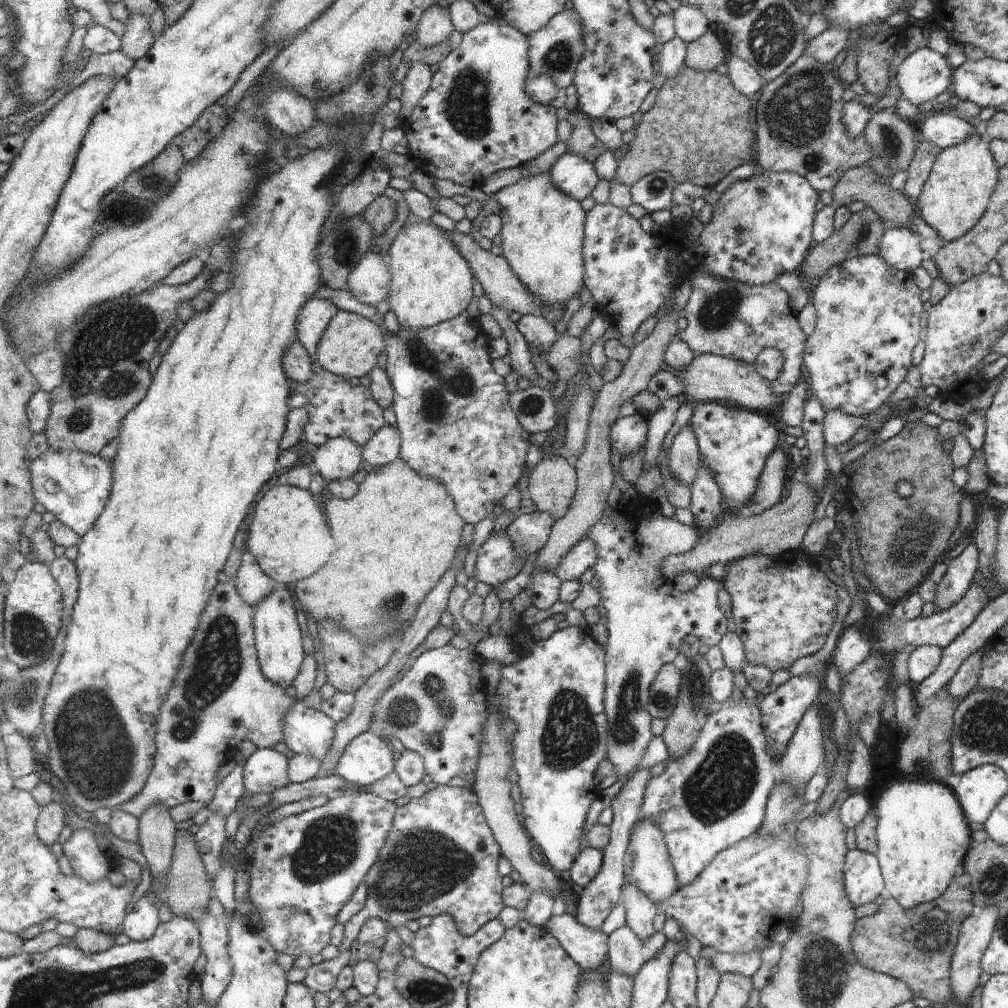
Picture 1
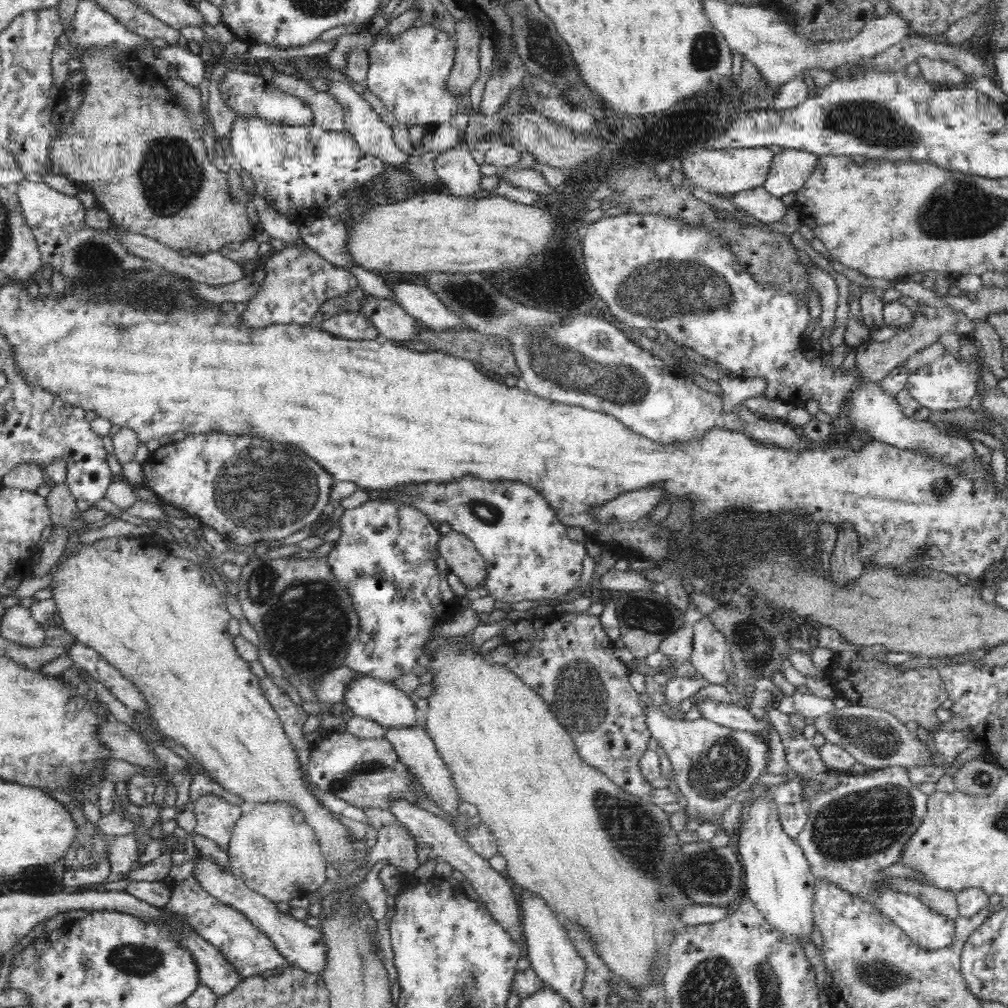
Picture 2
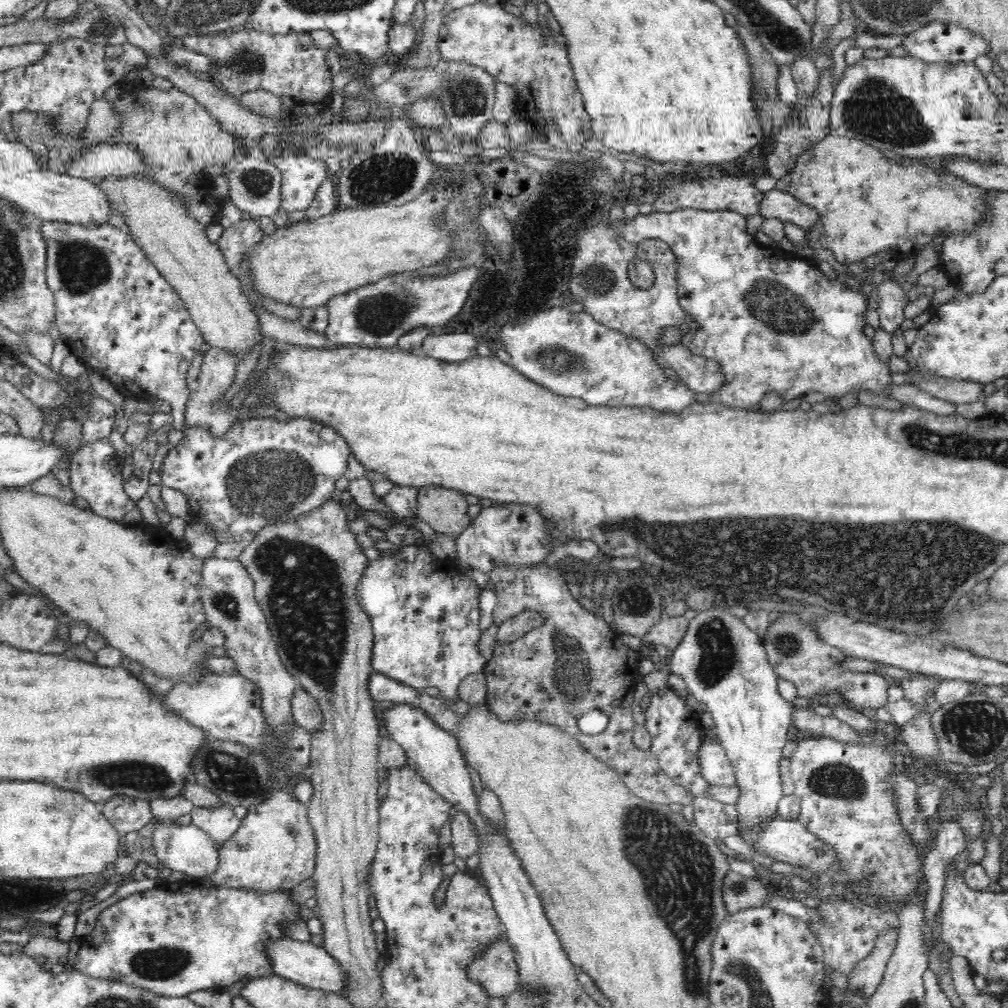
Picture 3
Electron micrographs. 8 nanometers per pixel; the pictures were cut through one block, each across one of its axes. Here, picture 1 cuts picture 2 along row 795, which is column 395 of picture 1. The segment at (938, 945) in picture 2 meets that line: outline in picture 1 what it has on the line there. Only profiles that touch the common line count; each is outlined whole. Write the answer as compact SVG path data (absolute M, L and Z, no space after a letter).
M438 785L423 796L411 799L406 805L398 808L387 844L383 847L377 864L367 875L369 898L365 908L345 925L345 940L339 948L341 956L335 960L323 959L318 965L312 965L307 969L303 984L312 988L315 993L331 992L337 984L341 970L350 964L349 960L352 960L349 952L351 944L358 940L362 928L371 919L381 919L392 928L396 928L405 927L407 923L423 916L435 918L442 914L450 914L455 917L459 932L462 932L463 936L475 934L485 924L499 918L499 912L506 906L503 900L504 886L499 876L499 858L502 855L502 848L483 812L477 793L471 792L471 788Z

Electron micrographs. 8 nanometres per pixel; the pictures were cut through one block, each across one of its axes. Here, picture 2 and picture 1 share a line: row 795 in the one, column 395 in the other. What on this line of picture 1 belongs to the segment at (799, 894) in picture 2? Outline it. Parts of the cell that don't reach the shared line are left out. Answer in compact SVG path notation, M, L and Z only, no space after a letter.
M371 730L349 743L335 772L353 784L365 786L395 772L396 763L390 743Z

